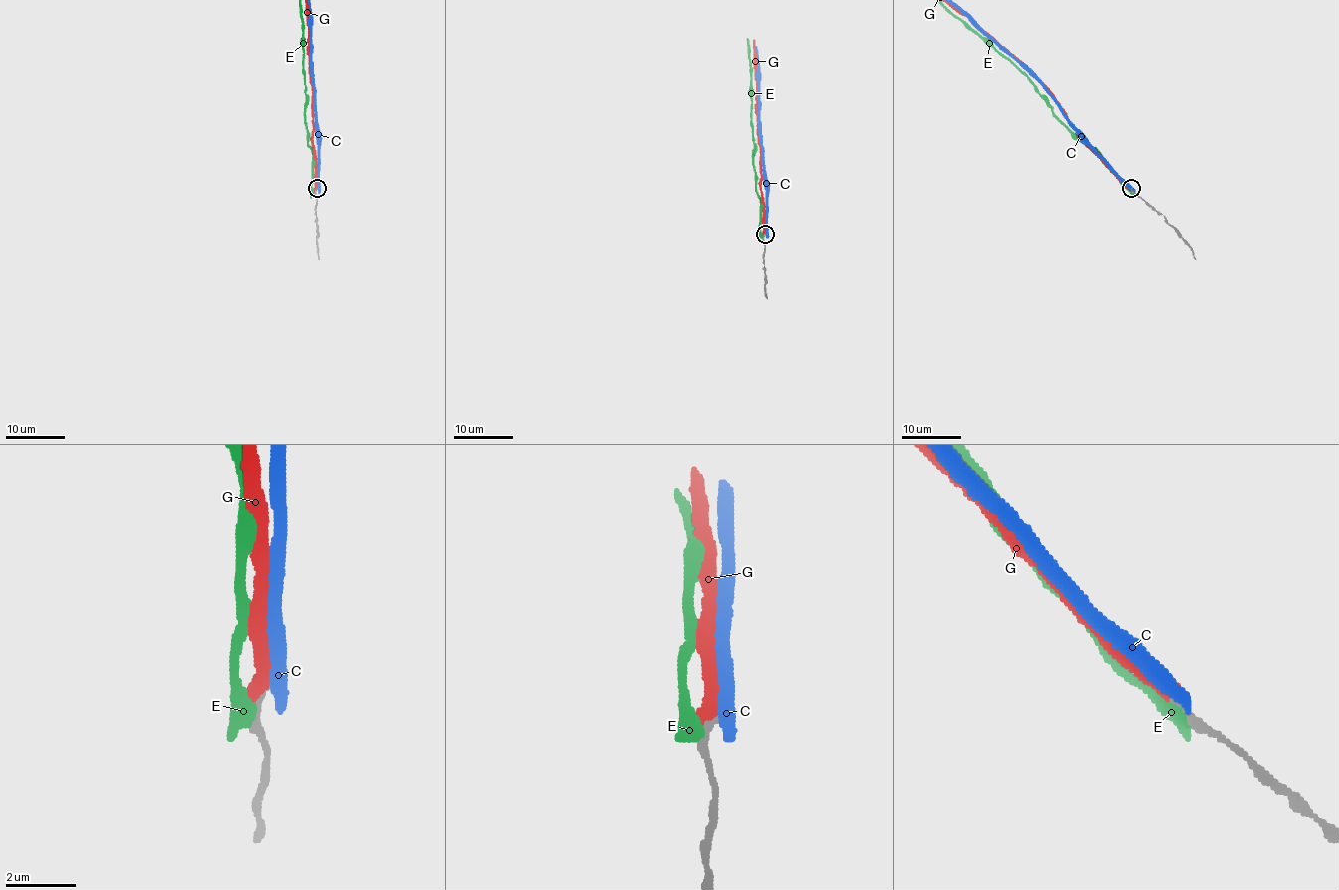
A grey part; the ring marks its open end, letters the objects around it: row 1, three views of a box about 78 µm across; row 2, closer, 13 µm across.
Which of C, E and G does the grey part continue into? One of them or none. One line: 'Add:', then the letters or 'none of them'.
Add: none of them

